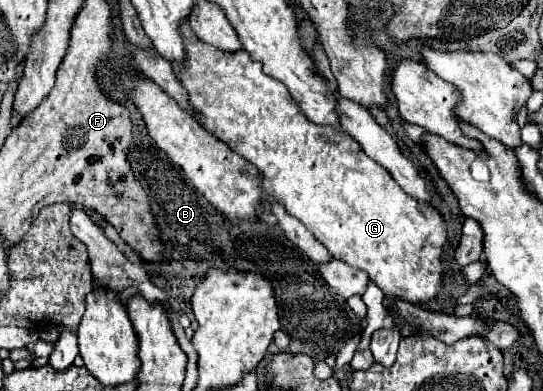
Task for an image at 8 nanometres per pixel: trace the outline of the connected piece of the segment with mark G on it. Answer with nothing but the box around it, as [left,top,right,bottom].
[173,22,447,304]

